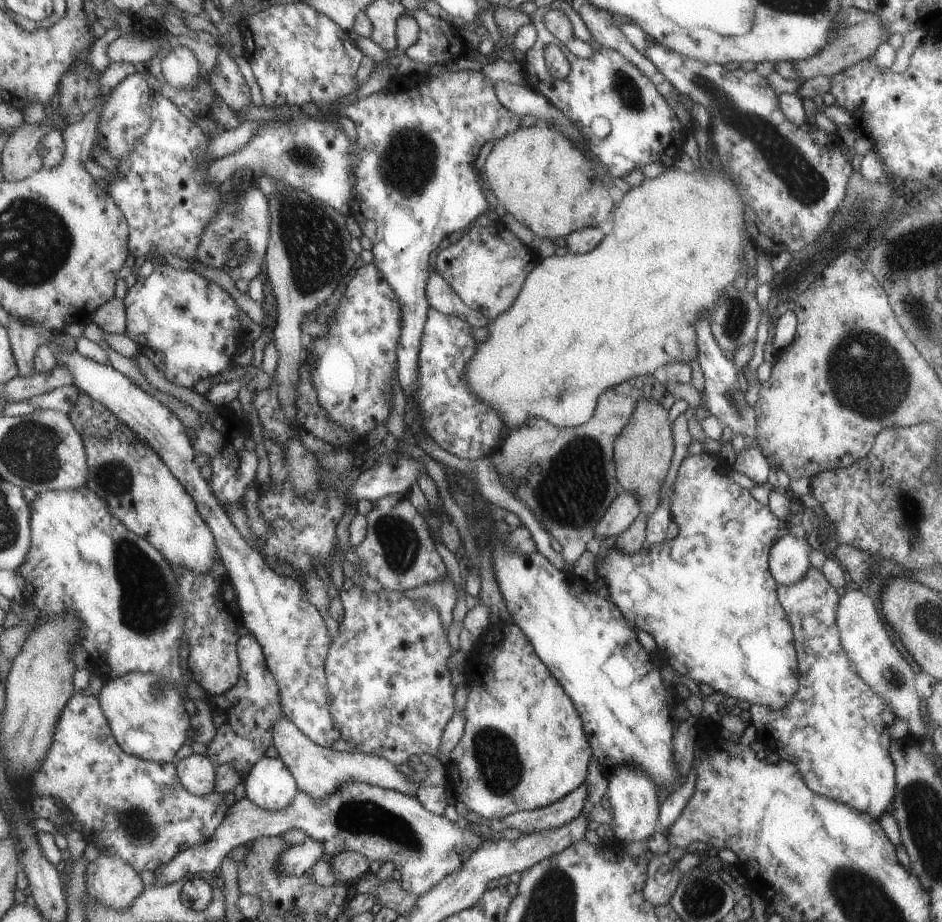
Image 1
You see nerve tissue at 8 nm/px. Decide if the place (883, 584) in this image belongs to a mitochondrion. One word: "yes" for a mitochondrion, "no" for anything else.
no

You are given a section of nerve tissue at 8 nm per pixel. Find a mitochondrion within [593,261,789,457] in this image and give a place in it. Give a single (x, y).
(736, 313)

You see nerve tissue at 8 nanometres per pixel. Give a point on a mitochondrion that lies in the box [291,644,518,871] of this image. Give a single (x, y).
(366, 818)

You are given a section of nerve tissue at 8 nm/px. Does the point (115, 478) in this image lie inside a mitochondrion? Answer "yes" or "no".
yes

